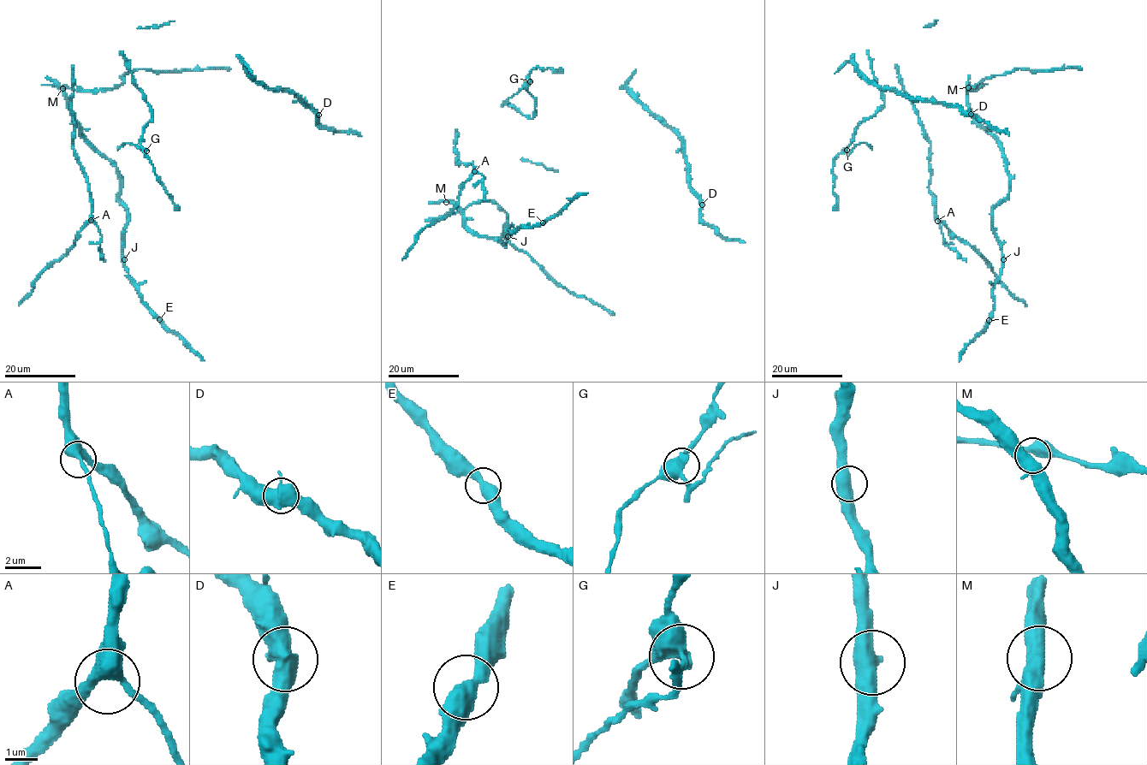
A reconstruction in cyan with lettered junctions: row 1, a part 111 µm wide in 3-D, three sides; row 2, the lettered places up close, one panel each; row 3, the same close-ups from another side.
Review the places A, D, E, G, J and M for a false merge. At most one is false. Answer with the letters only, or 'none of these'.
G

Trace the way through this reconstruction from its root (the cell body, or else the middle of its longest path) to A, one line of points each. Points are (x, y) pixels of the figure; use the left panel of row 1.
A: (90, 191), (91, 220)

